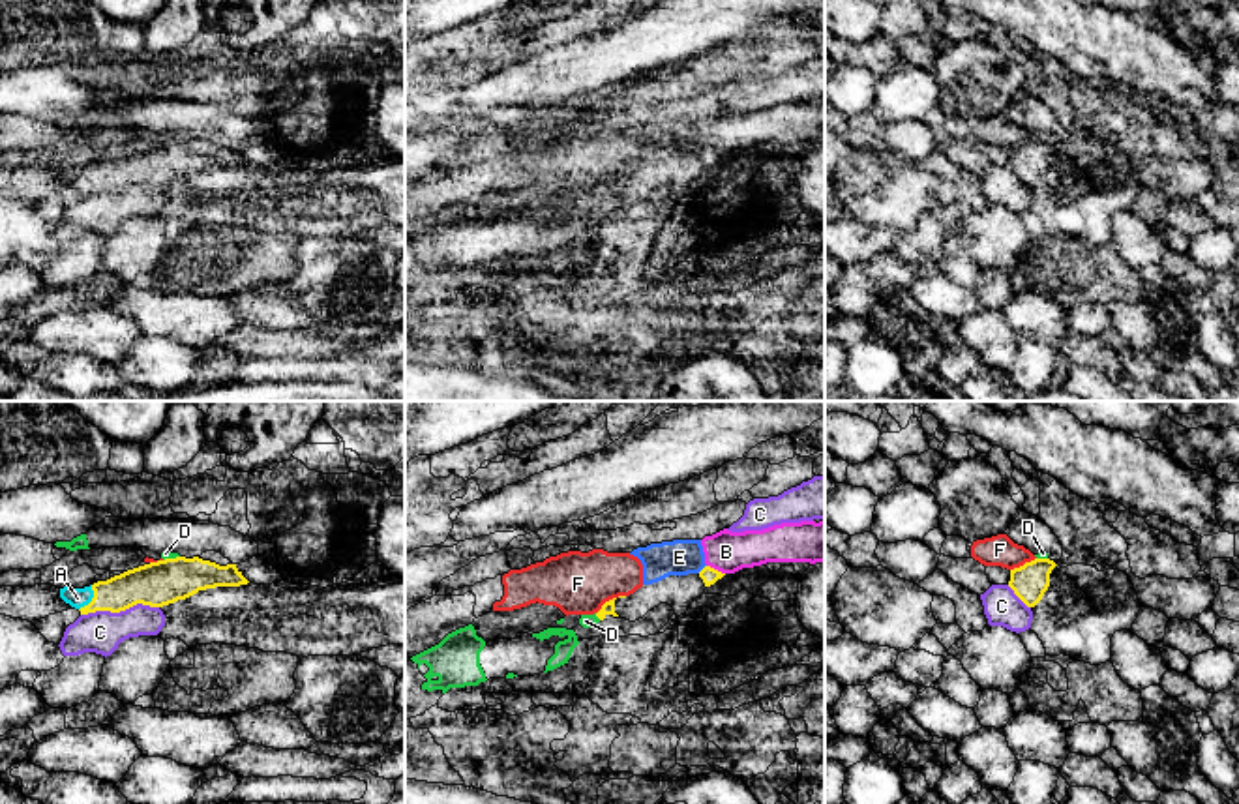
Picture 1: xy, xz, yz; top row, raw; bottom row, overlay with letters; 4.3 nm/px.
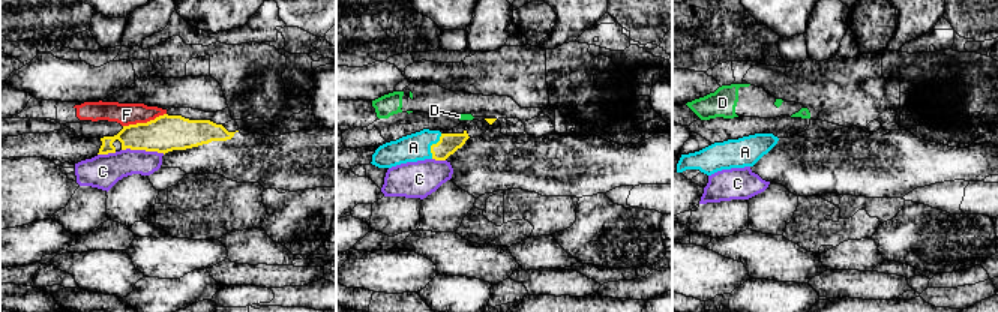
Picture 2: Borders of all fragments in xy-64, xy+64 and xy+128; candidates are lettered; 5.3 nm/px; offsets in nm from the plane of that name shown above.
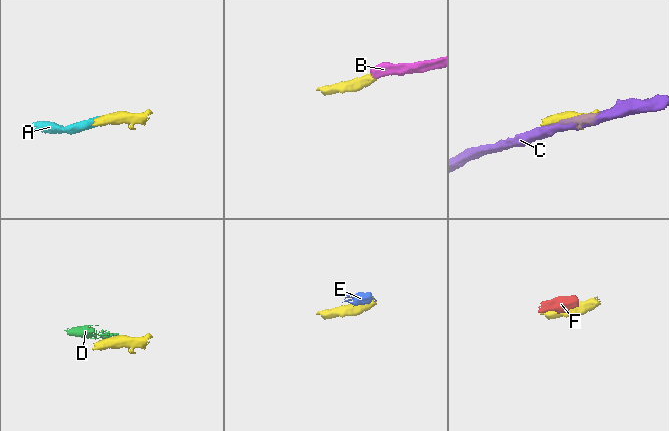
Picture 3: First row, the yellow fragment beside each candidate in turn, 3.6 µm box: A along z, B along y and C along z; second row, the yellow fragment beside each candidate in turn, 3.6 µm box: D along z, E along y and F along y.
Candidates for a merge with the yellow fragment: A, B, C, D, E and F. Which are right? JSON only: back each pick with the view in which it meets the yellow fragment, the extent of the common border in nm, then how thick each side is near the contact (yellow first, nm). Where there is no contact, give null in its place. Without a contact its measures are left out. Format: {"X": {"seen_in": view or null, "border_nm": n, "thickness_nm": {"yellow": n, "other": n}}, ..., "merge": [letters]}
{"A": {"seen_in": "xy", "border_nm": 130, "thickness_nm": {"yellow": 170, "other": 90}}, "merge": ["A"]}

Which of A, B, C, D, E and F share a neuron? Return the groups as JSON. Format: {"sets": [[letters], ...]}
{"sets": [["A"], ["B", "E", "F"], ["C"], ["D"]]}

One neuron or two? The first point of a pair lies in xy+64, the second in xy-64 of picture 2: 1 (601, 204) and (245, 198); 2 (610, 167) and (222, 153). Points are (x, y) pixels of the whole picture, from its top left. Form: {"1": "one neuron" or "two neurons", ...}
{"1": "two neurons", "2": "one neuron"}

